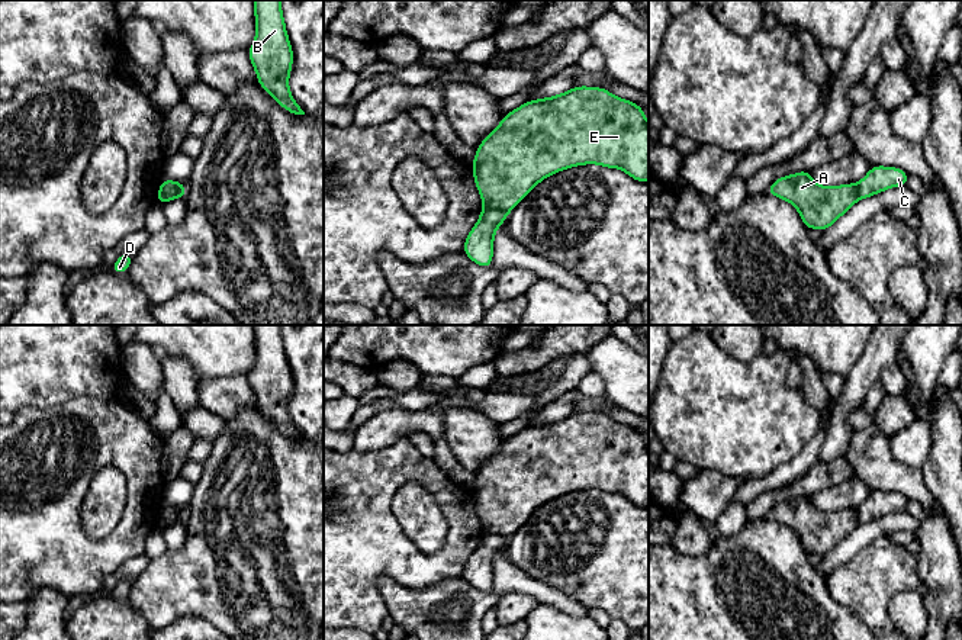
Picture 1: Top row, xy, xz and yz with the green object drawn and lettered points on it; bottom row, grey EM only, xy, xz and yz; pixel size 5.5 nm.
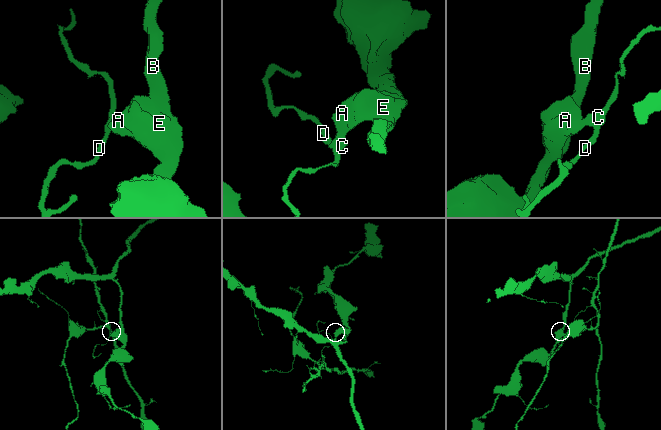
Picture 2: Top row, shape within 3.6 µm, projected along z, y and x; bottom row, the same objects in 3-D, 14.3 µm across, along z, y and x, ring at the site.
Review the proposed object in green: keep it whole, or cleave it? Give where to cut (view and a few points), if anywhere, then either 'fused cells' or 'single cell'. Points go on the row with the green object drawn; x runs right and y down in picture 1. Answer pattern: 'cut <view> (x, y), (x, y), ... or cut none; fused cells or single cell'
cut xz (483, 208), (492, 208), (505, 214); fused cells

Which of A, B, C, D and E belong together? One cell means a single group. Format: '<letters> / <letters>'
A B E / C D

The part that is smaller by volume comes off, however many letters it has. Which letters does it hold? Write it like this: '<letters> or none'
C, D

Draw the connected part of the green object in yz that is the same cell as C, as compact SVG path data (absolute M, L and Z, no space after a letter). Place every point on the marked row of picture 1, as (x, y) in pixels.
M873 165L856 184L859 199L866 199L897 186L908 186L908 173L898 167Z

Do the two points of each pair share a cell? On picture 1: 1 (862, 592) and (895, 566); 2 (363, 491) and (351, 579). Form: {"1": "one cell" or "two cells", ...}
{"1": "one cell", "2": "one cell"}

